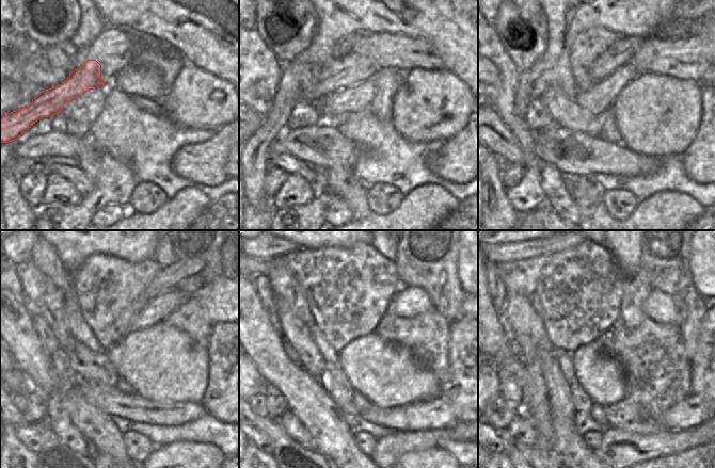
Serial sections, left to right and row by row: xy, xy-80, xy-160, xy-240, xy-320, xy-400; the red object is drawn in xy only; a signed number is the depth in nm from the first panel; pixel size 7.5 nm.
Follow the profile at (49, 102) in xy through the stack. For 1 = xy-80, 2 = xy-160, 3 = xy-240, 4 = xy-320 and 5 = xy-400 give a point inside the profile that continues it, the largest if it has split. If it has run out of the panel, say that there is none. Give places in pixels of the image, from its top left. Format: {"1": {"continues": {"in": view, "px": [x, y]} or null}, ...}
{"1": {"continues": {"in": "xy-80", "px": [348, 70]}}, "2": {"continues": {"in": "xy-160", "px": [619, 53]}}, "3": {"continues": {"in": "xy-240", "px": [183, 268]}}, "4": {"continues": {"in": "xy-320", "px": [427, 261]}}, "5": {"continues": {"in": "xy-400", "px": [679, 262]}}}

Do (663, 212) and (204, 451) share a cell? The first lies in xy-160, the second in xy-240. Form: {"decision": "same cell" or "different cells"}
{"decision": "same cell"}

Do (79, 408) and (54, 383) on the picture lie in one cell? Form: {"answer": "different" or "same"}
{"answer": "same"}

